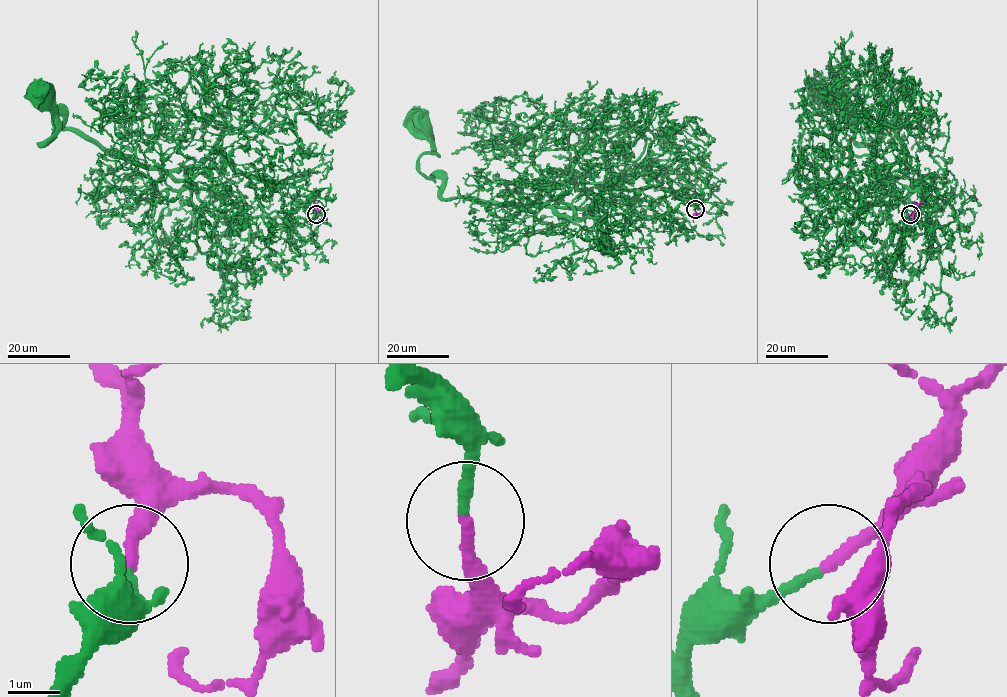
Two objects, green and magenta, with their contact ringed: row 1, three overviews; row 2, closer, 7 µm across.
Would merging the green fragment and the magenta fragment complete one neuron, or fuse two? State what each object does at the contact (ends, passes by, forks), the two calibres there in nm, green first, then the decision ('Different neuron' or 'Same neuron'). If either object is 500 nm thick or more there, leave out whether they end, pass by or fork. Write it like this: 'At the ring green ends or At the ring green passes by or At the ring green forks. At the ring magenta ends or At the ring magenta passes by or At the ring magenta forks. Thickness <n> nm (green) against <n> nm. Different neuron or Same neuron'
At the ring green ends. At the ring magenta ends. Thickness 180 nm (green) against 240 nm. Same neuron

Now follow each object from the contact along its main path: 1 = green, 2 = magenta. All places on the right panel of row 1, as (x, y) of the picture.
1: (910, 215), (920, 185), (899, 129), (878, 114), (878, 139), (860, 145), (828, 94)
2: (910, 215), (915, 210), (913, 222), (915, 219)

